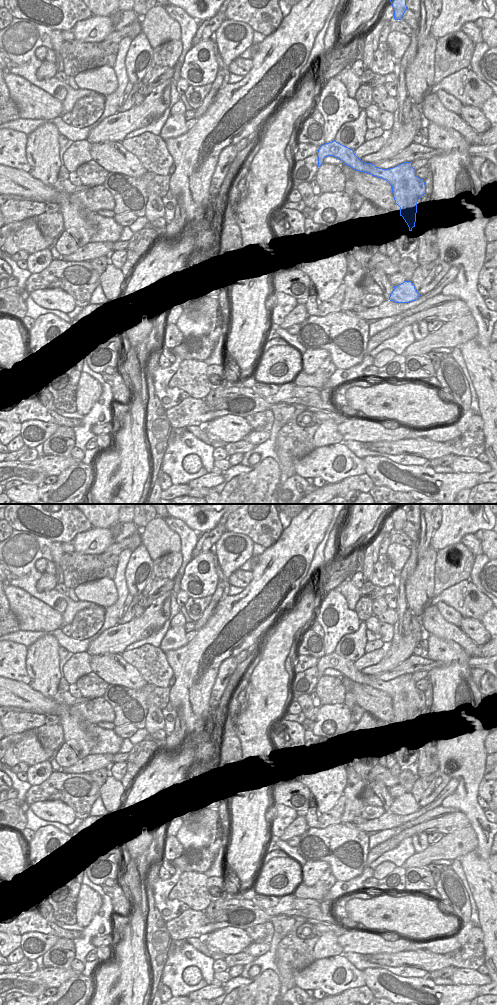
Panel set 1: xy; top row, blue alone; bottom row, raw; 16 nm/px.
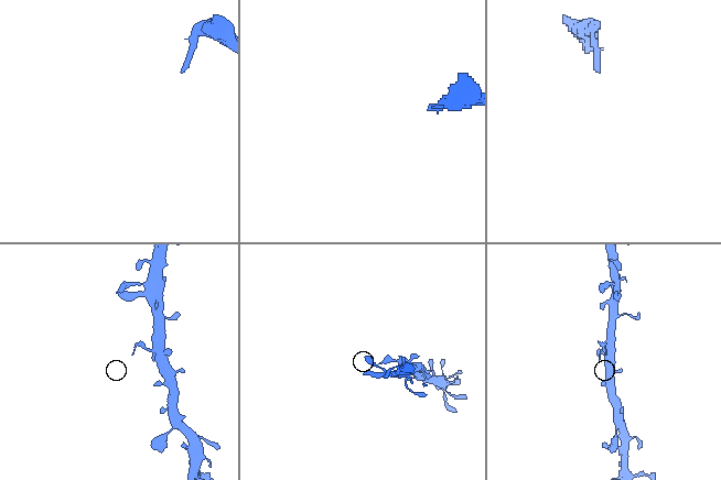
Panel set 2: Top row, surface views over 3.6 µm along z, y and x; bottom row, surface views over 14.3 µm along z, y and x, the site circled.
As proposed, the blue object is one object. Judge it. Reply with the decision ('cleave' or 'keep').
keep

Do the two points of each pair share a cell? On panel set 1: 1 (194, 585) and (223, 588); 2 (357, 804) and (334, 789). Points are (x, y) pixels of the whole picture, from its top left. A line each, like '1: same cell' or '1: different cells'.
1: different cells
2: different cells

